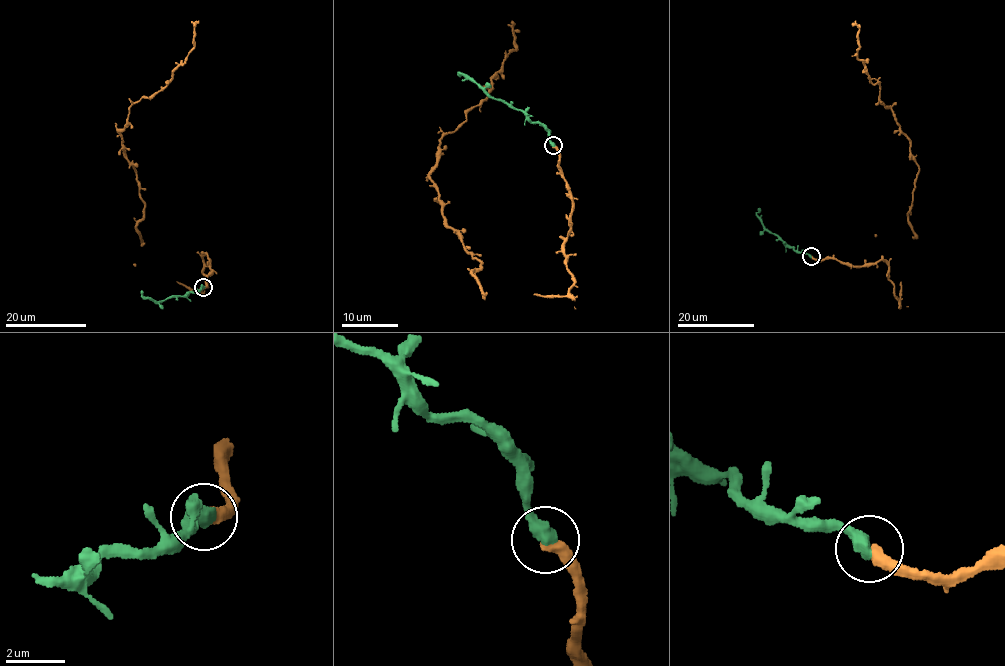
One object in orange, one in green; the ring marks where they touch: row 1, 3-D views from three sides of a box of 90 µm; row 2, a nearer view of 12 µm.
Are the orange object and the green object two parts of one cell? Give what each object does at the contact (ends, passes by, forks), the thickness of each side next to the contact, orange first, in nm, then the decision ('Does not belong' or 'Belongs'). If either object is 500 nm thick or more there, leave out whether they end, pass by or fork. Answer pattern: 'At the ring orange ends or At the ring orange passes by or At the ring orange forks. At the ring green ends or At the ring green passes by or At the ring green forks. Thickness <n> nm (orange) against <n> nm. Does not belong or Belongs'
At the ring orange ends. At the ring green ends. Thickness 440 nm (orange) against 480 nm. Belongs

